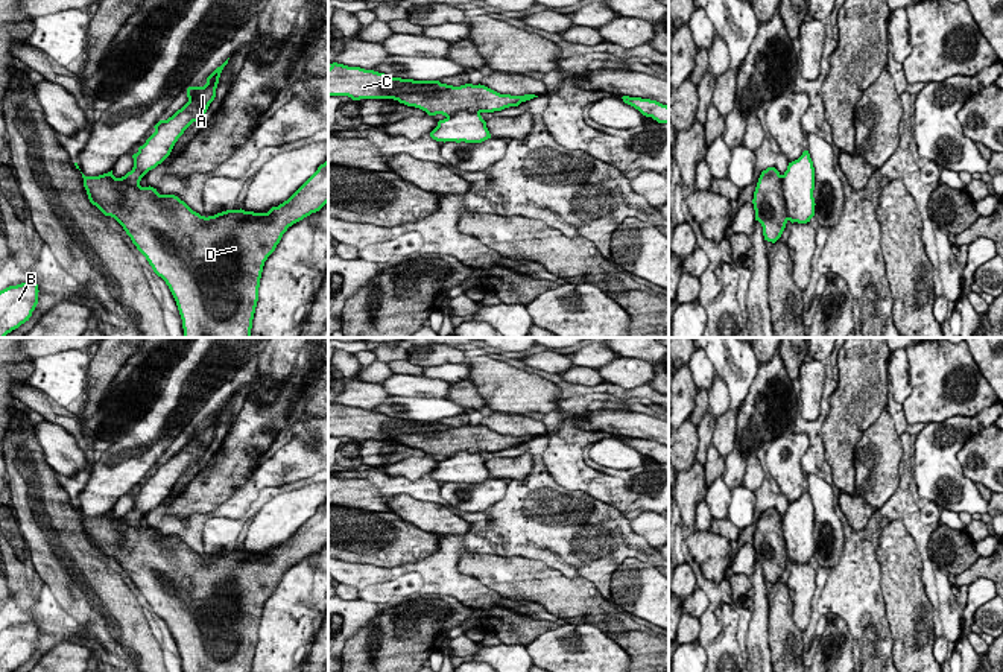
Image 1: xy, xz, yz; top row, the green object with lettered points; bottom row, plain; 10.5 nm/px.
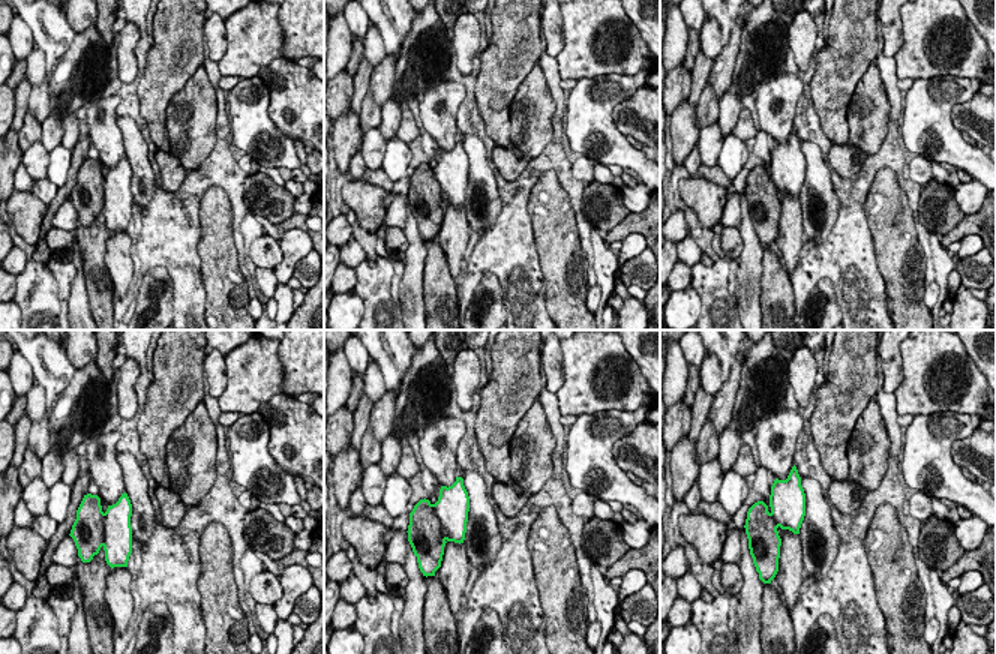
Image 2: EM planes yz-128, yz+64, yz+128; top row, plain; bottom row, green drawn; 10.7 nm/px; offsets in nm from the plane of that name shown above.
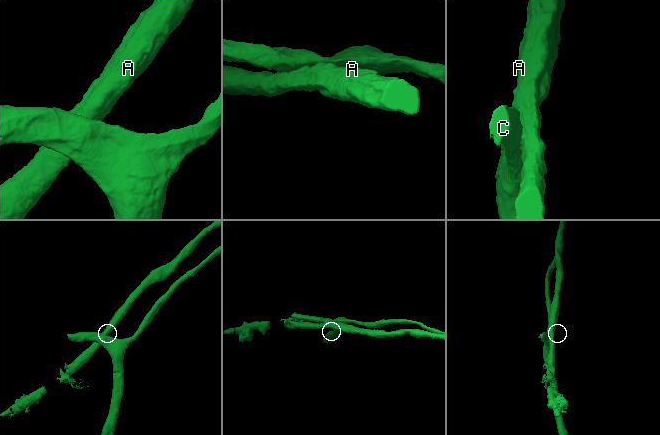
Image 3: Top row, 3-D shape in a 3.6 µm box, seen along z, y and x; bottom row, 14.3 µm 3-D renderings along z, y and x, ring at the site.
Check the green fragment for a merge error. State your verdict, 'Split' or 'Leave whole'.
Split

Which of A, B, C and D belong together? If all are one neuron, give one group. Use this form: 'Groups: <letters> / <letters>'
Groups: A B / C D

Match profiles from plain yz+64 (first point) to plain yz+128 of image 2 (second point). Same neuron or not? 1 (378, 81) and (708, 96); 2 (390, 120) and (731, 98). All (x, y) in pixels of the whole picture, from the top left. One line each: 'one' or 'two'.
1: two
2: one

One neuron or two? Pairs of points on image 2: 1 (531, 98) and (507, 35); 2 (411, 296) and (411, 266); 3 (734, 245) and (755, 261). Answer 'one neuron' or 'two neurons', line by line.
1: two neurons
2: one neuron
3: two neurons

